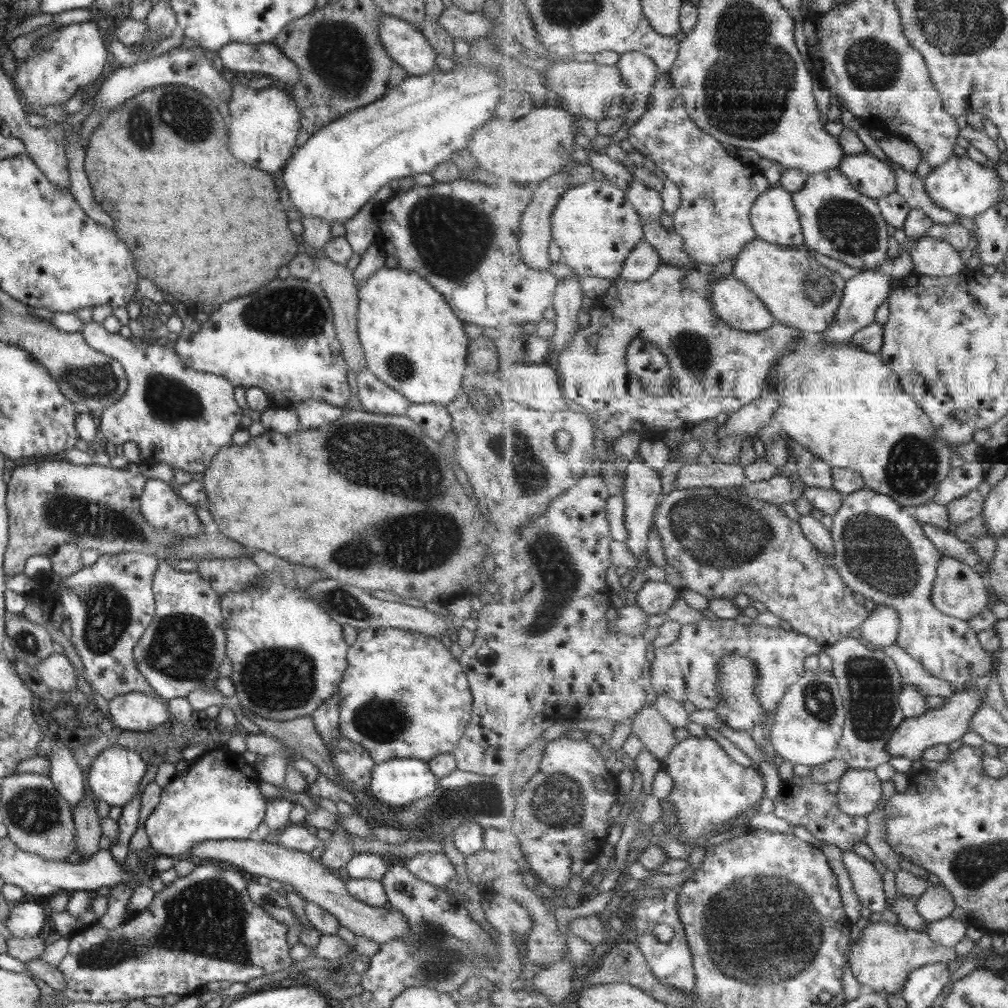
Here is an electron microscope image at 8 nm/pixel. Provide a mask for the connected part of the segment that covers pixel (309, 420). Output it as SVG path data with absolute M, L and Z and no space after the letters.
M313 399L301 401L293 410L297 413L301 428L311 430L335 422L343 413L341 408Z

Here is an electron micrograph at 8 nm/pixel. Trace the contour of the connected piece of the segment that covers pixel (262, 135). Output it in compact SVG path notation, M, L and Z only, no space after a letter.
M232 80L227 112L227 142L231 156L267 174L280 172L296 148L295 139L300 129L300 114L291 100L291 95L286 90L270 87L253 90L246 84L241 85Z

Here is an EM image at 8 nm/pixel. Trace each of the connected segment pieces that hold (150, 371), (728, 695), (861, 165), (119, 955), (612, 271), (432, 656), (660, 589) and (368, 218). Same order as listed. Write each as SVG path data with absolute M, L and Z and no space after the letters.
M95 321L83 323L80 335L89 348L114 358L124 370L127 388L121 398L99 412L99 435L101 440L107 440L114 445L135 442L140 452L140 463L135 461L134 464L141 466L142 470L161 462L168 464L172 469L184 470L198 476L209 466L217 449L232 444L231 436L234 431L241 428L239 418L245 413L235 403L234 386L227 382L226 378L197 372L185 366L173 349L165 349L158 344L148 346L142 344L136 347L133 339L123 338L119 333L108 333L102 323Z
M729 655L720 662L720 671L721 691L725 691L725 695L714 711L728 727L739 732L743 730L750 733L757 724L765 722L767 718L767 712L762 707L762 702L755 690L759 679L756 662L743 655Z
M867 153L848 155L838 169L849 177L853 186L869 198L879 200L897 192L897 177L889 163Z
M205 861L189 874L177 877L163 891L154 893L148 908L133 914L129 920L105 930L97 921L68 939L68 951L56 967L61 971L64 987L57 996L69 1002L103 1002L142 999L145 996L196 994L198 986L207 982L246 982L273 974L290 966L295 960L288 955L285 943L287 928L261 910L248 895L247 877L221 861Z
M591 179L582 185L566 190L557 204L551 217L554 242L560 247L565 262L574 274L598 276L614 281L621 277L621 269L629 253L644 239L644 222L640 219L633 204L627 200L627 195L620 187L615 186L609 179L604 181Z
M376 628L363 629L357 631L356 641L348 647L346 652L347 666L343 677L341 677L340 685L336 695L340 698L338 729L340 734L348 738L351 742L361 745L371 757L374 764L379 764L390 758L414 758L427 762L430 758L438 754L450 754L457 746L458 738L461 738L465 725L471 716L472 695L466 682L465 674L463 674L459 666L458 659L453 657L447 648L441 645L439 638L426 637L418 632L411 632L394 628Z
M647 581L636 594L636 603L647 615L667 615L677 602L677 588L664 581Z
M371 202L365 203L354 217L344 223L344 237L353 254L361 256L363 251L373 244L373 238L379 231L379 222L373 218L373 208L375 206Z

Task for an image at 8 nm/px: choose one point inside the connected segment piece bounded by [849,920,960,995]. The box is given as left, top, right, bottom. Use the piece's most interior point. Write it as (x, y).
(883, 957)

